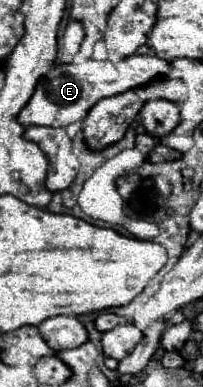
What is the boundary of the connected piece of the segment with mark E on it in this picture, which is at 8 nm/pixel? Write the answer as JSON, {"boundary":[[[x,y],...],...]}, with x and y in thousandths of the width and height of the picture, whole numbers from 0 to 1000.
{"boundary":[[[626,142],[586,163],[547,163],[537,152],[517,158],[468,158],[468,152],[409,152],[409,158],[360,158],[360,163],[281,163],[182,209],[172,240],[153,261],[113,276],[94,292],[94,313],[143,328],[143,323],[232,323],[232,328],[330,328],[340,318],[409,313],[438,292],[438,282],[507,251],[547,251],[576,240],[606,240],[645,225],[704,220],[744,209],[754,199],[823,194],[842,178],[833,158],[803,158],[764,142]]]}

